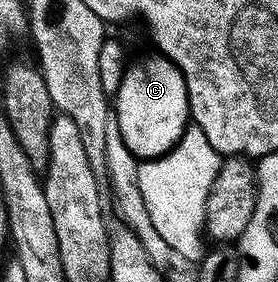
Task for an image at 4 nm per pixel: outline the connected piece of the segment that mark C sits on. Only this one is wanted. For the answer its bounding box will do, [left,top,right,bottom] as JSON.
[113,58,191,161]

